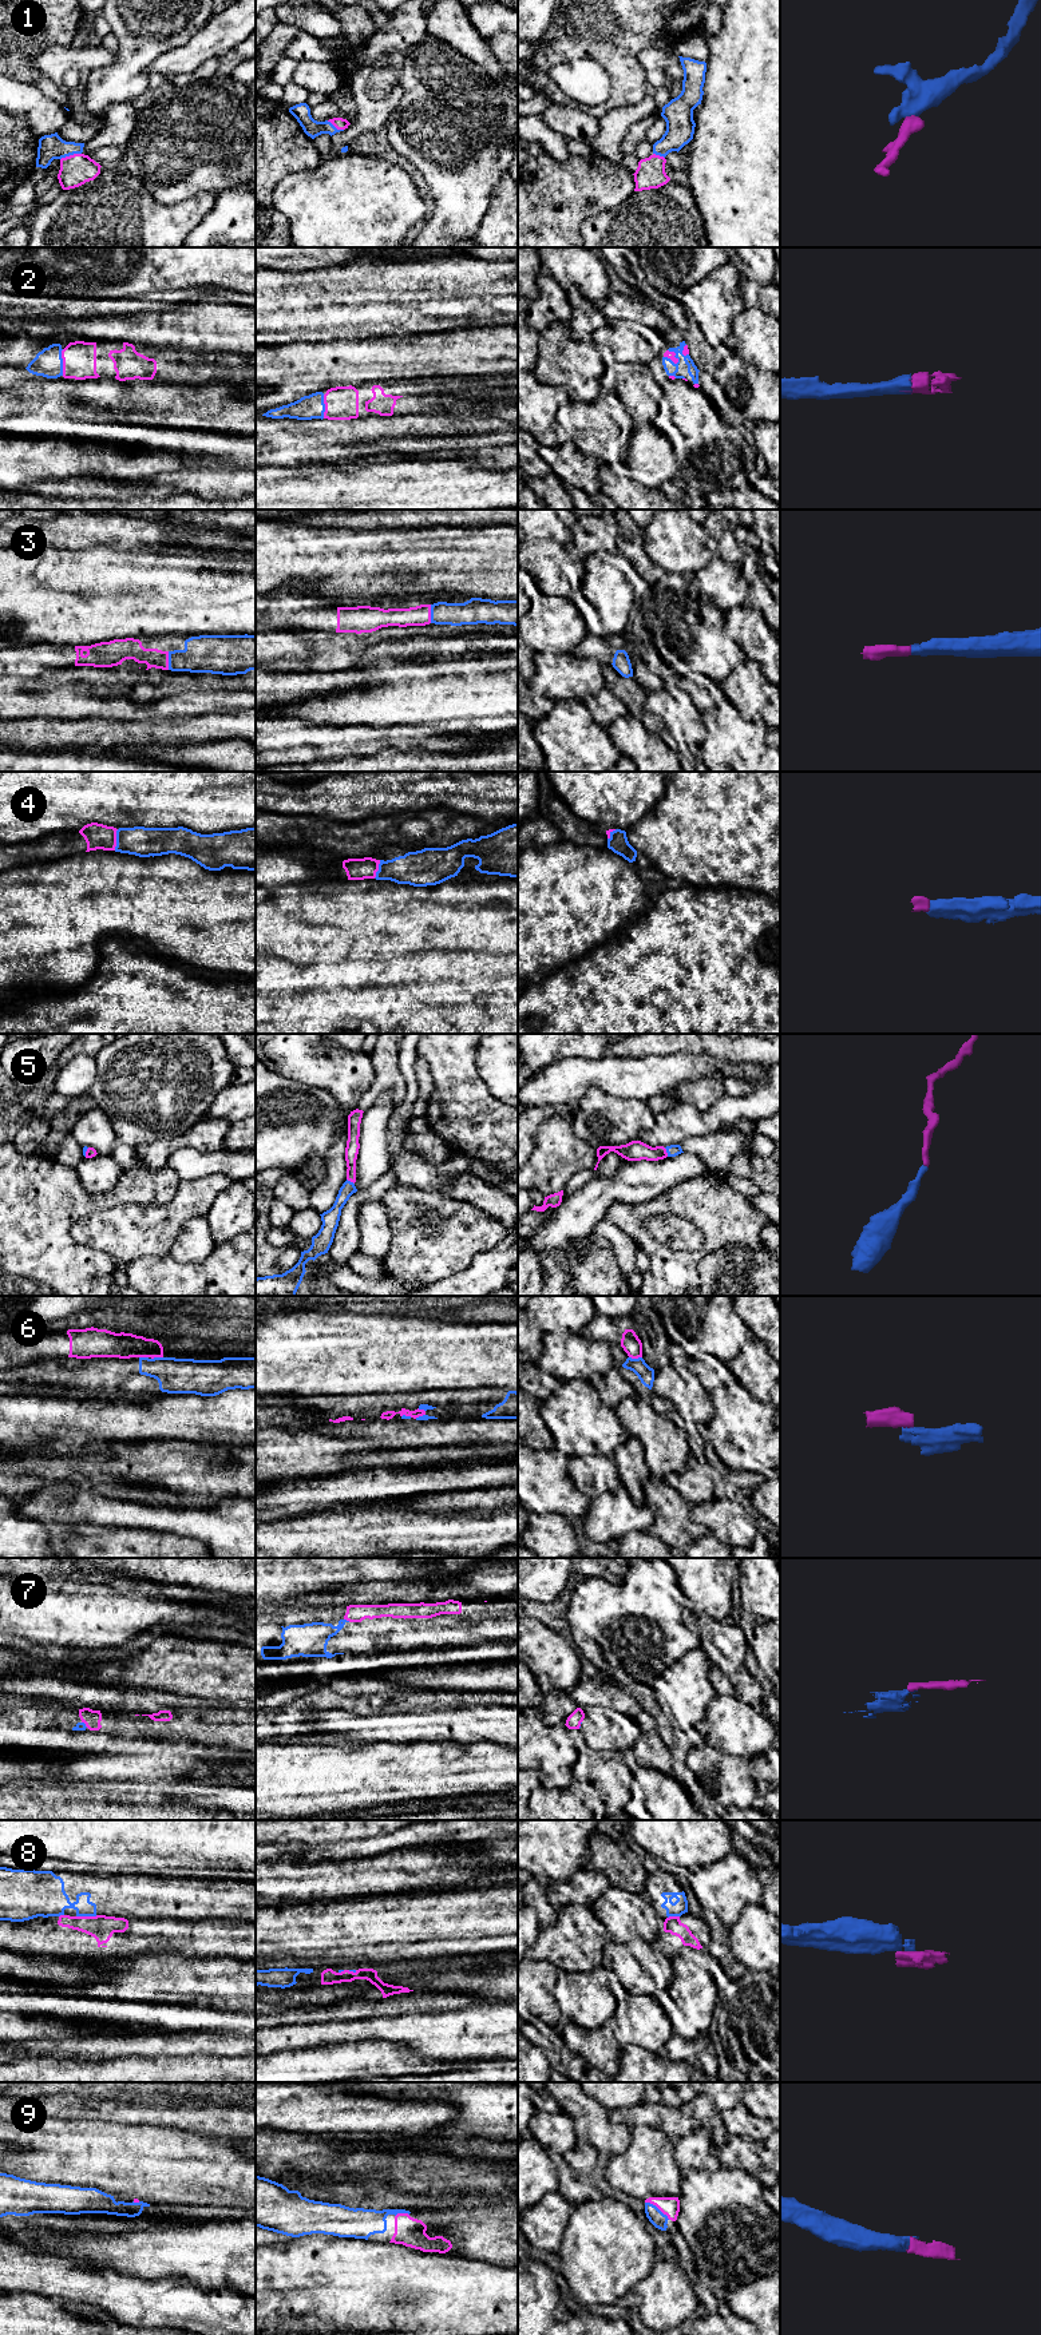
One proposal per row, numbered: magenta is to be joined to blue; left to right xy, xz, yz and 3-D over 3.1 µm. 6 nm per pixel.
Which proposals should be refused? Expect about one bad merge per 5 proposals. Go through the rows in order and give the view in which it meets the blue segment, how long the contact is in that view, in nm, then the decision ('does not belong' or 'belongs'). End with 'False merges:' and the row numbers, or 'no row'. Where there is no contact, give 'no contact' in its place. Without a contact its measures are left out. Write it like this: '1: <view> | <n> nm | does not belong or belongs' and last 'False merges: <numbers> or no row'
1: xy | 130 nm | belongs
2: xy | 160 nm | belongs
3: xy | 110 nm | belongs
4: xy | 130 nm | belongs
5: yz | 60 nm | belongs
6: yz | 80 nm | does not belong
7: xz | 40 nm | belongs
8: xy | 130 nm | does not belong
9: yz | 190 nm | belongs
False merges: 6, 8

